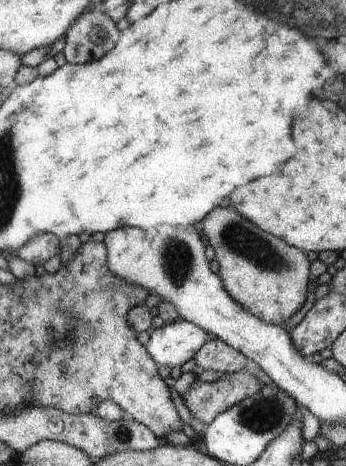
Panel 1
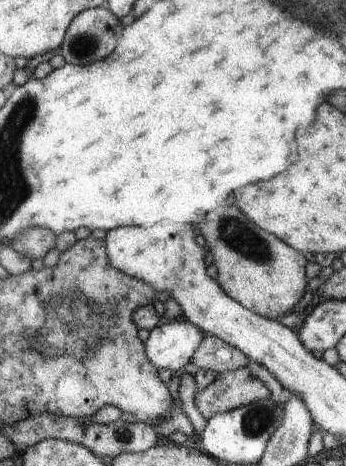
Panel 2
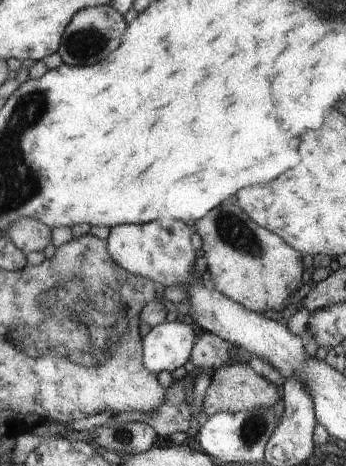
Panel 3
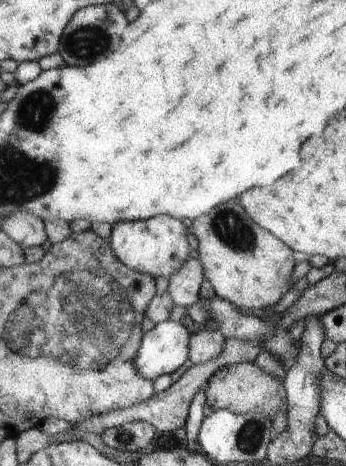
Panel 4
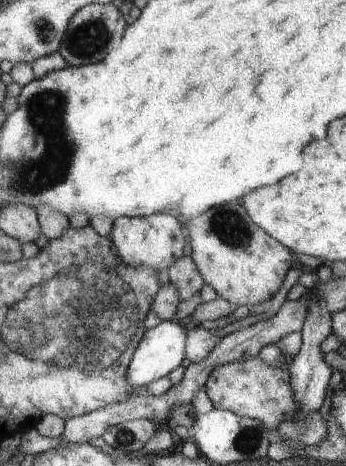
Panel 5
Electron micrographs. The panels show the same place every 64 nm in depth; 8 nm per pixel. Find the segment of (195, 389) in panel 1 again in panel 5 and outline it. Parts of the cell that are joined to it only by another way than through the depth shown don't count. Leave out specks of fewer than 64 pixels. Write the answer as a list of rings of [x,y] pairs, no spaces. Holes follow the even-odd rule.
[[[281,354],[281,366],[269,366],[259,358],[261,356],[217,366],[215,370],[211,370],[205,382],[205,390],[215,410],[227,410],[241,418],[259,420],[267,426],[267,430],[277,432],[283,422],[293,422],[301,408],[293,398],[293,376],[289,374],[289,366],[293,364],[295,356]]]

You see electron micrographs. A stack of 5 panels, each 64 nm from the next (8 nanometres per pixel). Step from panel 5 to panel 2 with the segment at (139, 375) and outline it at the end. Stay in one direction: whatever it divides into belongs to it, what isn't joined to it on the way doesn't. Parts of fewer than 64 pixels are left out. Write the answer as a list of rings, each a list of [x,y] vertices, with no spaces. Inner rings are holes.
[[[173,320],[155,326],[145,340],[145,354],[159,370],[179,370],[191,362],[195,350],[205,340],[205,332],[189,320]]]

